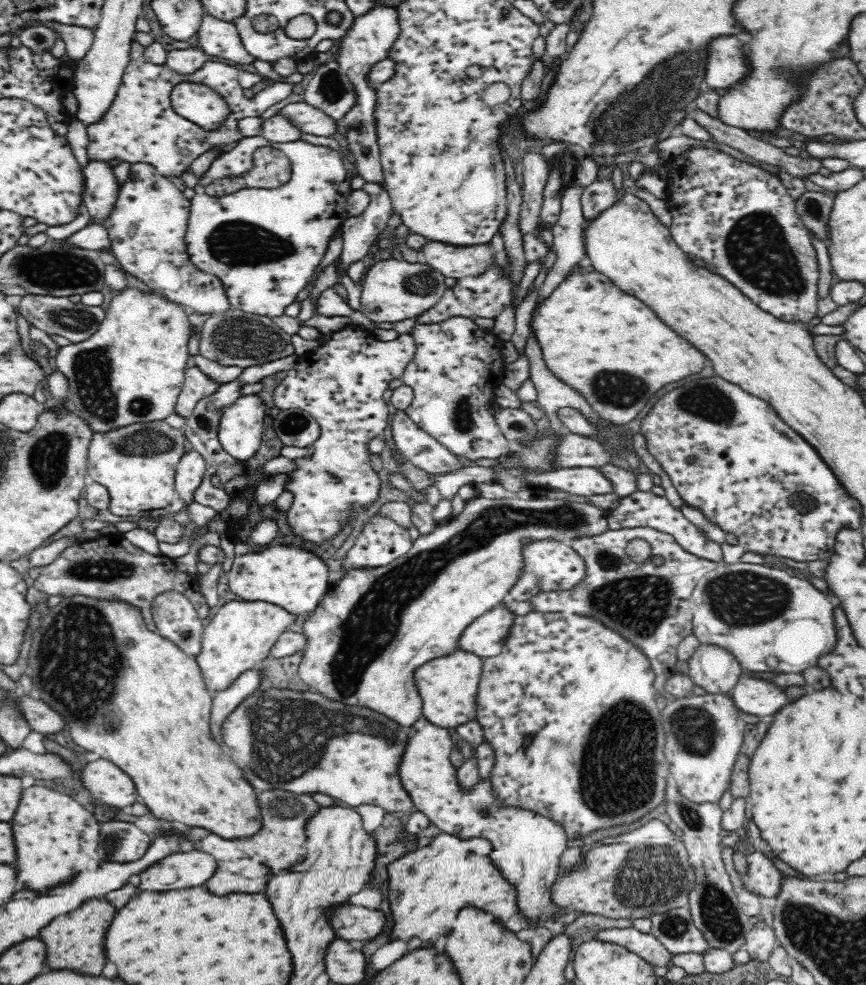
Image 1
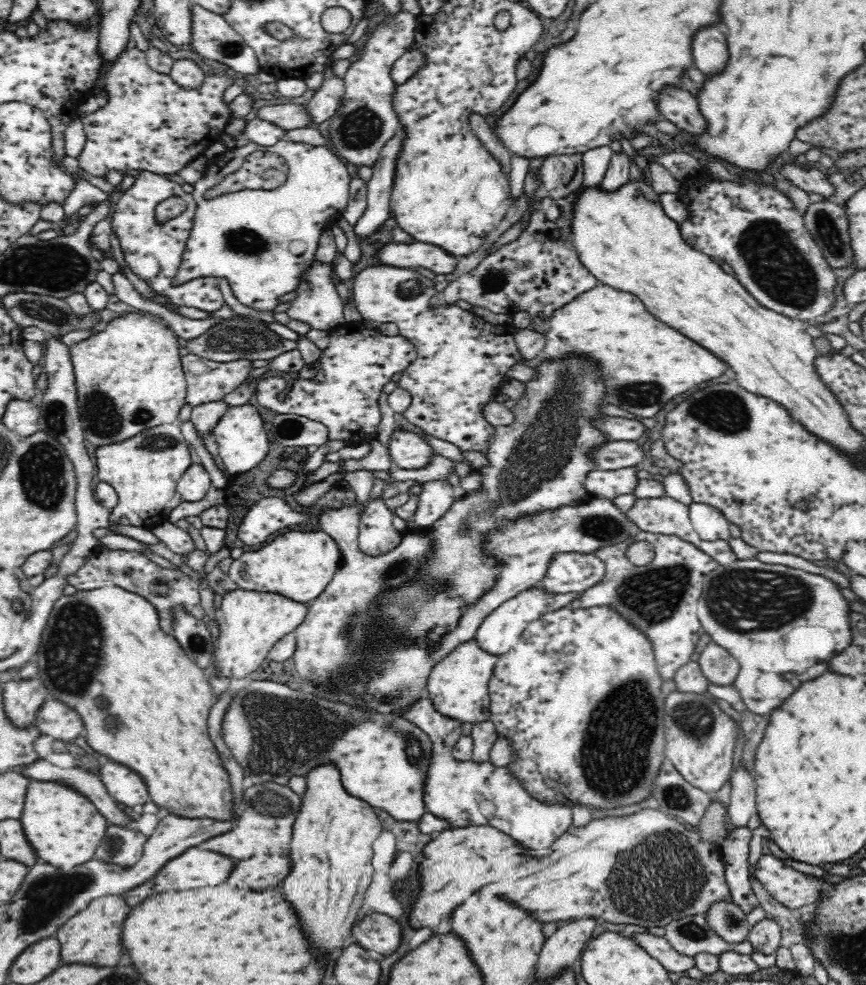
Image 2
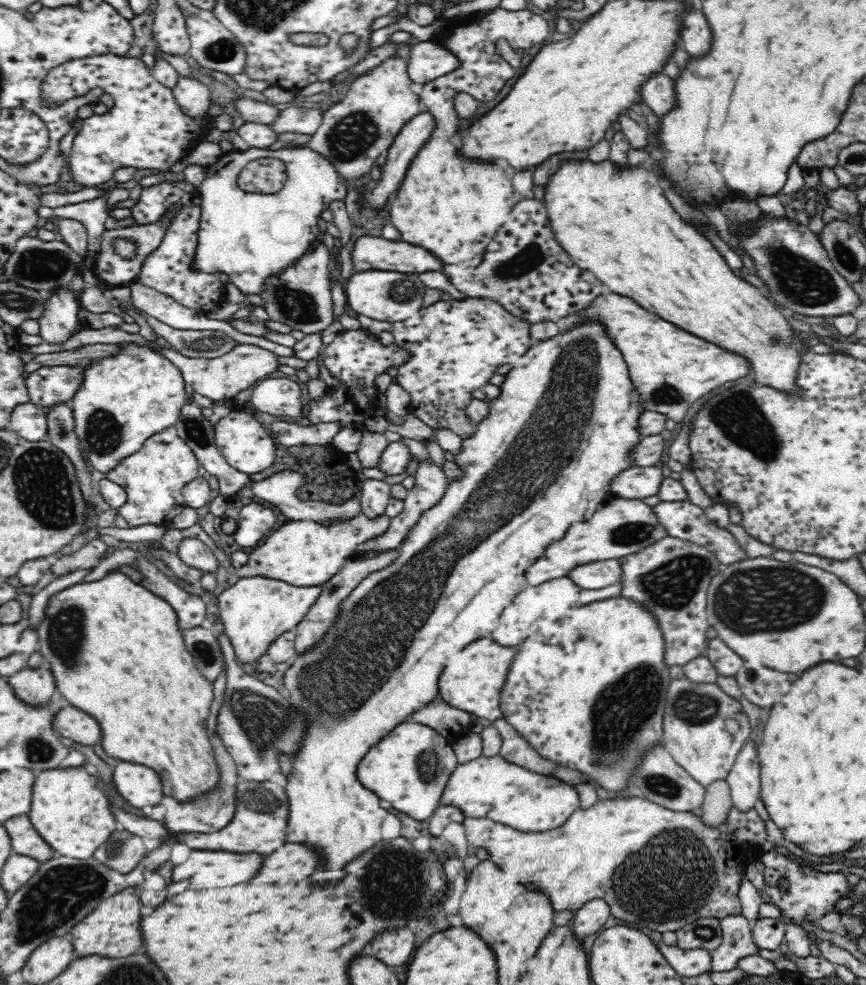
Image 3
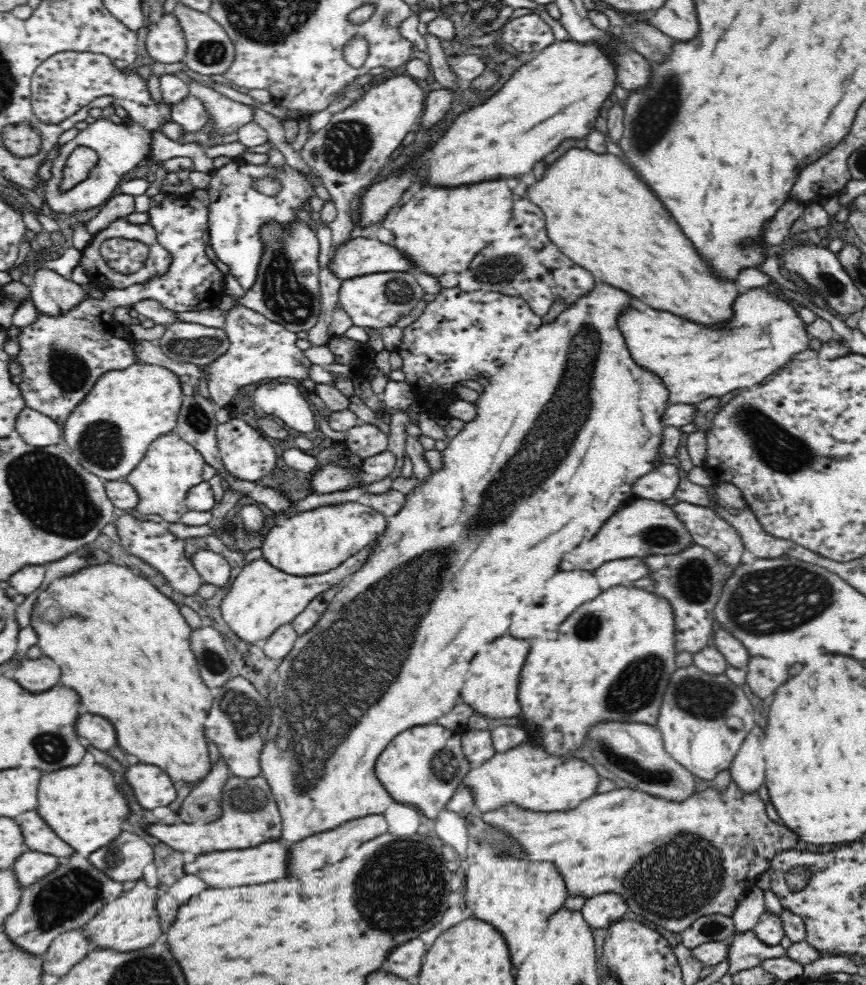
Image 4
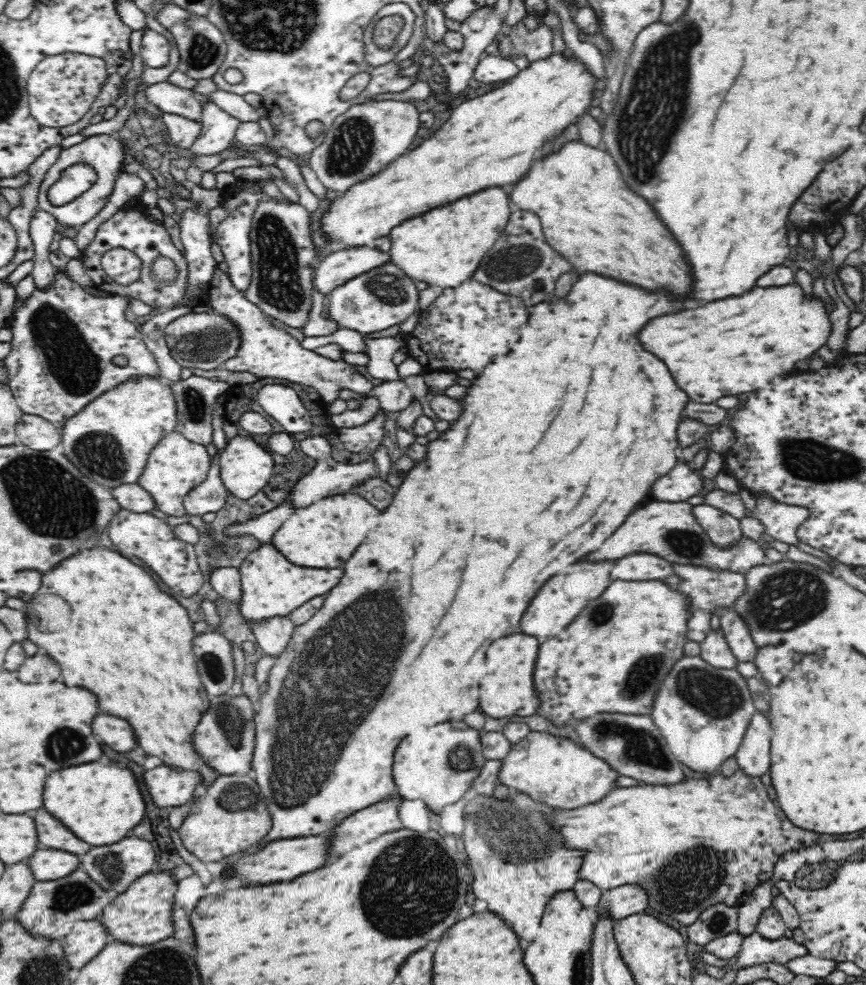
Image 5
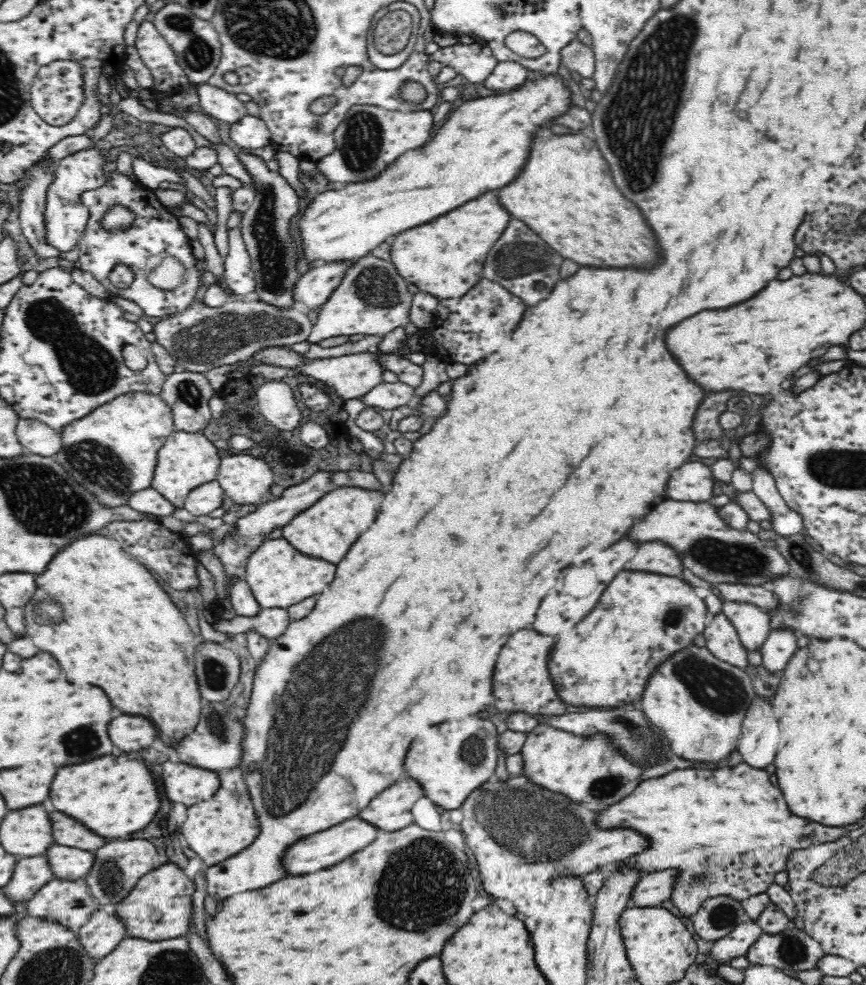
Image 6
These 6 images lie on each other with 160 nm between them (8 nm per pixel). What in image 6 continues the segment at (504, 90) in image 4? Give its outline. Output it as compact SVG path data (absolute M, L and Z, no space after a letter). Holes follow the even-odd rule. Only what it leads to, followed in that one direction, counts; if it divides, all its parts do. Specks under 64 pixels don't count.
M541 72L535 79L527 79L514 90L503 94L480 97L456 104L448 114L446 124L420 148L405 152L386 170L373 179L345 184L341 190L327 190L318 194L307 206L300 220L300 234L304 254L311 263L320 265L335 261L358 261L372 254L372 250L386 242L390 236L406 232L414 226L426 224L436 216L448 214L450 210L482 196L488 190L498 190L508 182L516 180L520 170L526 166L532 138L536 130L552 120L565 115L574 105L571 90L564 84L564 77L557 72Z

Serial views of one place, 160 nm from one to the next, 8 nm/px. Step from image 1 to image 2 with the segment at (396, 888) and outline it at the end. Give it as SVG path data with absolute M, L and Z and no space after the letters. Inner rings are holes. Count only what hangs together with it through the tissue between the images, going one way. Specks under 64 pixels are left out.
M650 809L642 810L642 812L638 812L638 814L632 814L632 816L624 816L624 818L604 818L604 820L592 820L592 822L589 822L589 824L586 824L585 827L575 828L572 825L551 846L551 849L553 850L552 854L549 854L548 856L545 856L545 857L526 857L526 856L522 855L522 852L524 852L524 847L520 847L520 845L518 845L518 843L516 843L516 841L514 841L514 839L510 839L510 837L508 837L508 835L504 834L504 832L500 832L500 831L498 831L498 829L496 829L490 825L484 825L484 826L479 826L479 827L462 827L462 828L458 827L455 829L446 829L446 830L443 830L442 832L433 834L432 840L430 840L430 842L428 842L428 844L426 844L426 846L424 846L422 848L422 850L420 850L420 857L415 860L416 862L414 863L414 866L416 866L416 874L418 875L419 888L418 888L416 897L413 900L414 904L412 904L412 910L410 910L410 914L408 914L408 924L410 924L410 926L412 926L412 928L432 928L432 930L434 930L434 932L436 932L436 930L438 930L438 924L440 924L440 922L442 922L442 918L448 918L448 916L450 916L450 914L452 914L452 906L458 906L457 909L454 910L454 912L456 912L456 910L458 910L458 908L460 908L460 906L466 906L466 908L468 908L468 910L470 910L470 908L474 908L474 906L478 906L478 904L498 904L498 902L496 902L496 900L500 900L500 898L502 898L502 899L506 899L506 901L508 901L508 903L512 903L512 905L516 905L516 907L528 911L528 915L530 915L530 917L532 917L532 919L536 919L536 921L538 921L538 923L542 923L542 924L544 924L546 922L555 922L560 925L561 923L569 922L570 920L594 917L595 919L602 918L606 922L611 922L614 924L634 924L634 925L638 925L638 926L645 926L647 928L650 928L650 926L664 927L669 922L672 922L672 920L676 920L676 918L682 918L682 916L692 916L692 914L700 914L700 913L706 912L706 910L708 910L708 908L710 908L710 904L712 904L712 900L731 900L732 899L731 894L730 894L730 889L728 888L728 883L725 878L725 865L723 864L723 860L720 859L720 858L722 858L722 853L714 854L714 852L710 852L710 850L712 850L712 848L710 848L710 846L708 846L708 844L706 844L706 846L704 846L704 842L702 842L700 840L701 840L700 834L698 834L698 832L696 832L692 829L687 830L684 827L684 822L680 822L677 819L664 815L661 811L650 810Z

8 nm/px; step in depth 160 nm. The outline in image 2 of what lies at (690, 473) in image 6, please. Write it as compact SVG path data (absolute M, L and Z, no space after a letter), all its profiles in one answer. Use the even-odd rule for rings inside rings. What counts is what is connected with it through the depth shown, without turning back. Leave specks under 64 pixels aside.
M620 468L618 470L590 470L584 478L584 489L591 498L605 499L632 494L636 486L636 468Z

